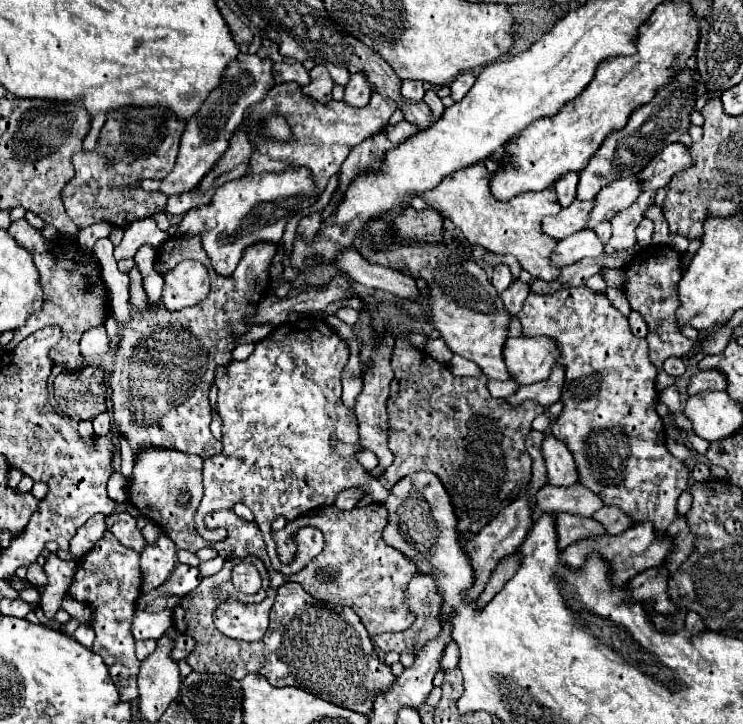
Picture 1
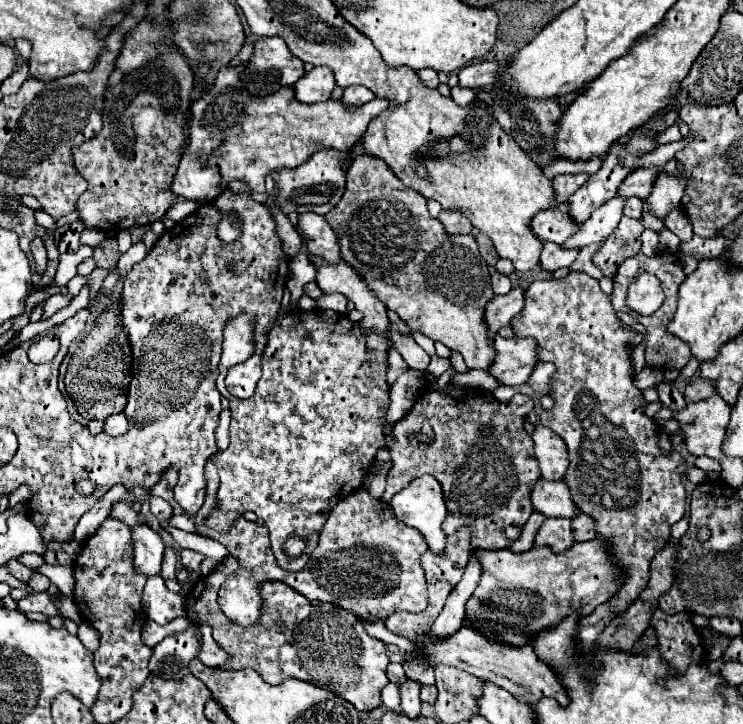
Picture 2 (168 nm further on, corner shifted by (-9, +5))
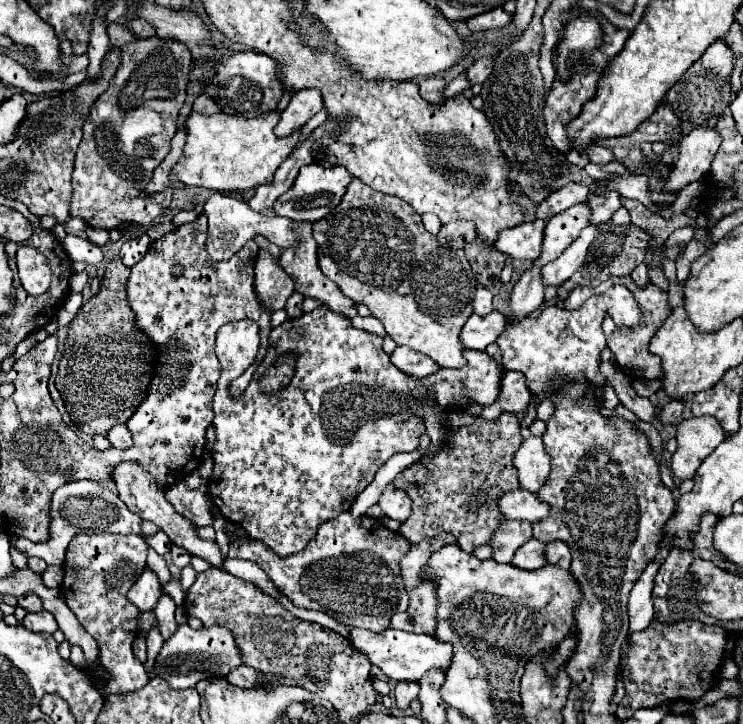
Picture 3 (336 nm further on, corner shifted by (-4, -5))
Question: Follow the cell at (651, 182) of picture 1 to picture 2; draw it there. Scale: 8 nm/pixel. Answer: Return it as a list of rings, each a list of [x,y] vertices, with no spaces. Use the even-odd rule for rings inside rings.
[[[648,166],[648,168],[638,168],[634,170],[620,186],[618,194],[624,194],[626,198],[638,196],[638,198],[648,198],[648,194],[654,188],[654,182],[660,174],[658,166]]]

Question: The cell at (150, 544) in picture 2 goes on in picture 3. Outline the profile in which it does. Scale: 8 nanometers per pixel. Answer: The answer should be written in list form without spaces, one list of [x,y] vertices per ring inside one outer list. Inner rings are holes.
[[[149,568],[141,574],[141,578],[127,592],[127,600],[131,600],[131,604],[135,604],[139,608],[139,612],[155,610],[155,604],[157,604],[159,596],[161,596],[159,578]]]

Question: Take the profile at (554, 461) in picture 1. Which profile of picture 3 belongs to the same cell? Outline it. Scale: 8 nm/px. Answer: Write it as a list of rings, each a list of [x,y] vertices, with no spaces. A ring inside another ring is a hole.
[[[525,438],[513,456],[513,464],[517,468],[519,486],[529,492],[537,492],[549,476],[549,460],[541,438]]]

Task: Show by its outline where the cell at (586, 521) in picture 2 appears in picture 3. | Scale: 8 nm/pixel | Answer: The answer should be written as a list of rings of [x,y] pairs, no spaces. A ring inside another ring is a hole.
[[[557,540],[557,542],[549,542],[545,546],[545,556],[547,556],[547,564],[555,564],[559,568],[569,568],[569,562],[571,562],[571,552],[567,550],[567,546]]]

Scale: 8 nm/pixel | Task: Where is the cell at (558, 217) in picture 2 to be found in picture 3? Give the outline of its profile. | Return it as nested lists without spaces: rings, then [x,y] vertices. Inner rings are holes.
[[[535,220],[531,224],[519,224],[515,228],[507,228],[499,232],[493,248],[515,258],[515,260],[535,260],[539,258],[539,248],[543,240],[543,220]]]

